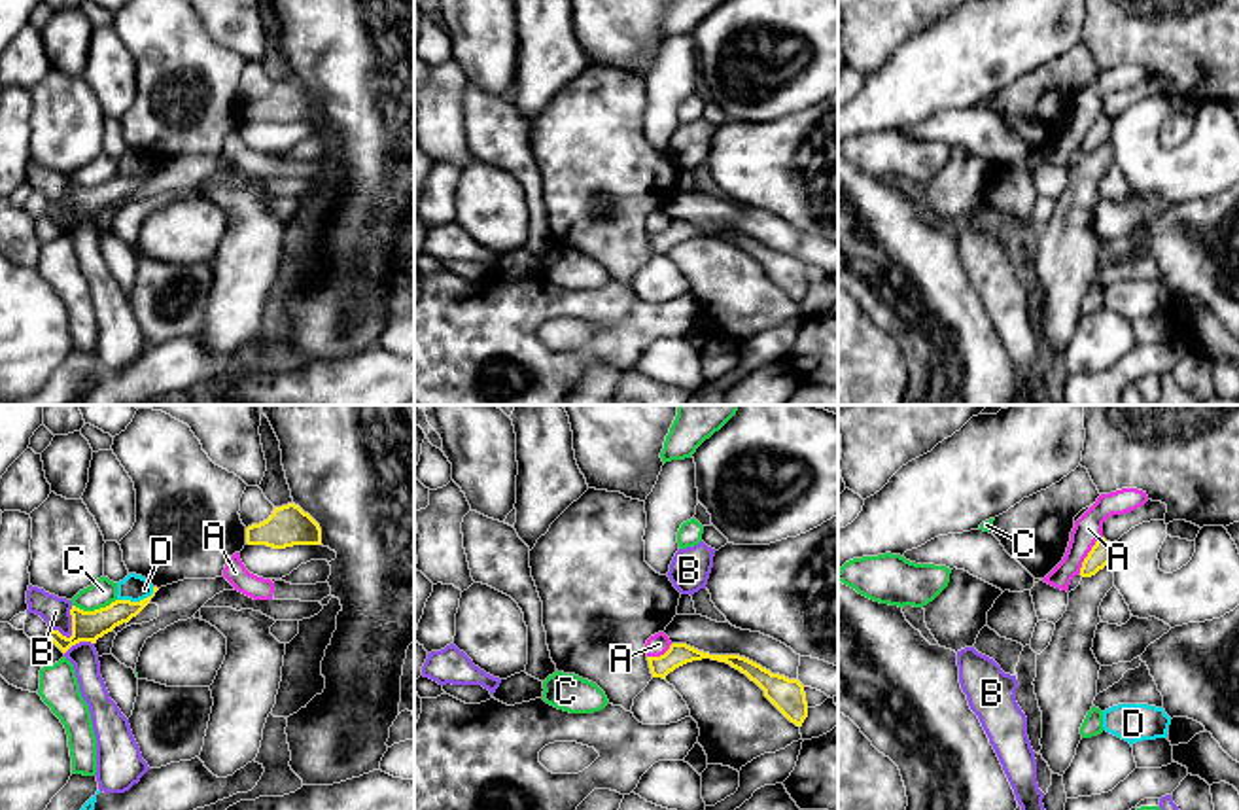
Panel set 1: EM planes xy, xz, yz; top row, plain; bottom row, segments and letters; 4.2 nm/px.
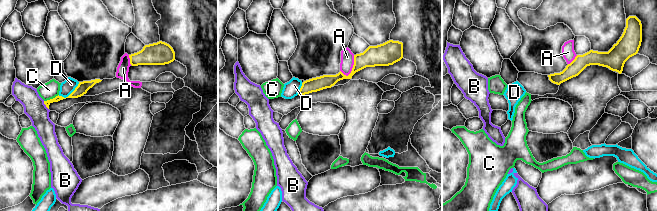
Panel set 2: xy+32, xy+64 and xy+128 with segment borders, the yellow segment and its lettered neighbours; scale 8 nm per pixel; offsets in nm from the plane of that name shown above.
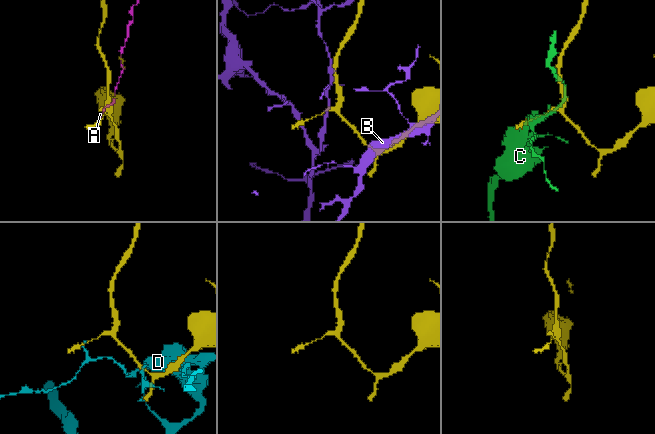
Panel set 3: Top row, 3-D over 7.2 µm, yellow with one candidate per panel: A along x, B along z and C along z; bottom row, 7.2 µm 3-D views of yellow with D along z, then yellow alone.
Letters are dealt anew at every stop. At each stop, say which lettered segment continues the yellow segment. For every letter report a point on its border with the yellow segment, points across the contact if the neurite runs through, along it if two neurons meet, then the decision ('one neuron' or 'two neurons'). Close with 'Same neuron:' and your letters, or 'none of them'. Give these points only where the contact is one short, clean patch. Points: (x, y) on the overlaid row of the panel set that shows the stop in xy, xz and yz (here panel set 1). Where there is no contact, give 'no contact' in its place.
A: contact yz (1088, 555); border yz (1101, 536), (1079, 572); two neurons
B: contact xy (72, 623); border xy (72, 606), (70, 634), (67, 638); two neurons
C: contact xy (95, 610); two neurons
D: contact xy (137, 602); two neurons
Same neuron: none of them

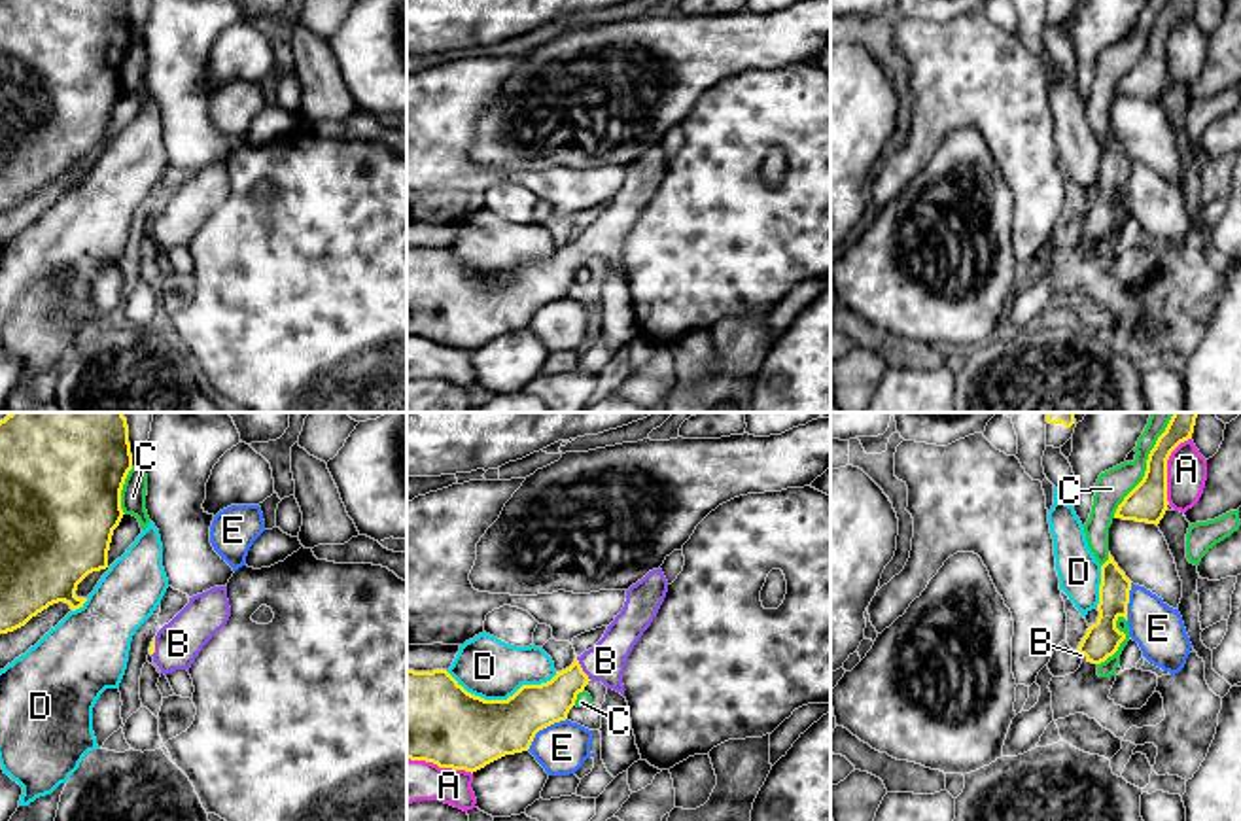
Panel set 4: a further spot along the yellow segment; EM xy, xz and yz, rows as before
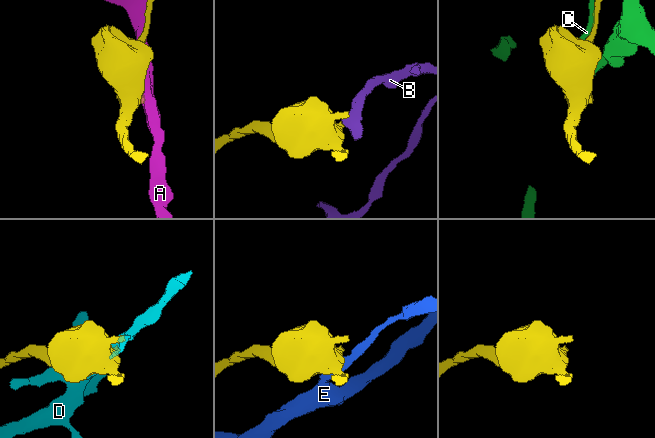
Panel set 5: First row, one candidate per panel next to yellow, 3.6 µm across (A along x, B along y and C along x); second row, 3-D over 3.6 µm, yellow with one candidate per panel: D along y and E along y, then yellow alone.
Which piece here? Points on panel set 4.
A: contact yz (1166, 470); two neurons
B: contact xz (581, 670); way xz (536, 706), (547, 704), (581, 670), (606, 661); one neuron
C: contact yz (1147, 466); two neurons
D: contact xz (502, 700); two neurons
E: contact xz (543, 727); two neurons
Same neuron: B

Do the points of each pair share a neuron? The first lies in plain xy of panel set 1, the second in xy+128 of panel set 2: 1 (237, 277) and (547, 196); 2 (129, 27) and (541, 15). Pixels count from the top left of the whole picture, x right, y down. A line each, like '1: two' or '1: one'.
1: two
2: two

